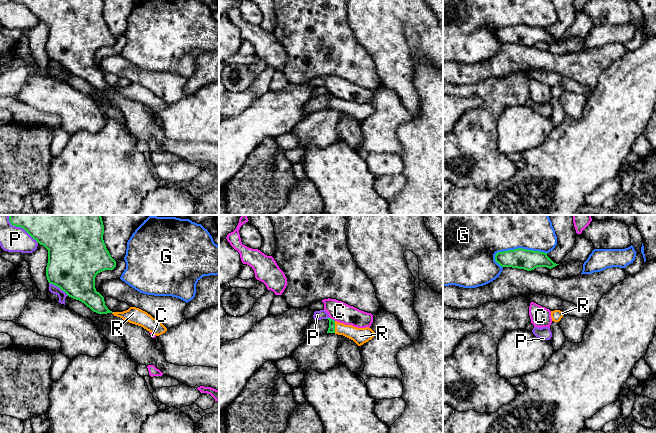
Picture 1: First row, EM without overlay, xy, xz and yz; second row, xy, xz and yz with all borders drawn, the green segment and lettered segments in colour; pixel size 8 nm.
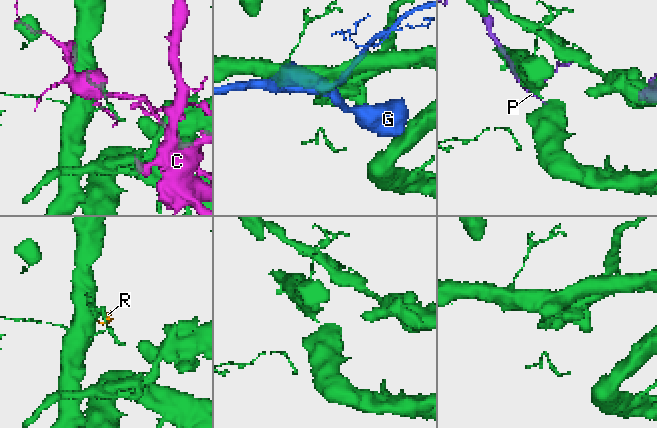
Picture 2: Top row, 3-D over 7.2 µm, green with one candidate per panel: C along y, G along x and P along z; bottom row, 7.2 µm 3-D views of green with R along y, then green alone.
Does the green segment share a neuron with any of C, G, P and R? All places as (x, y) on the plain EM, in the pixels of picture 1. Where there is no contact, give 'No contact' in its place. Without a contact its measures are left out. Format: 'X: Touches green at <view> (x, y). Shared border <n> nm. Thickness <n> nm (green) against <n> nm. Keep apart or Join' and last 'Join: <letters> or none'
C: Touches green at xz (332, 95). Shared border 60 nm. Thickness 60 nm (green) against 160 nm. Keep apart
G: Touches green at yz (518, 24). Shared border 420 nm. Thickness 160 nm (green) against 260 nm. Keep apart
P: Touches green at xy (24, 5). Shared border 280 nm. Thickness 220 nm (green) against 200 nm. Keep apart
R: Touches green at xz (334, 103). Shared border 100 nm. Thickness 60 nm (green) against 130 nm. Join
Join: R

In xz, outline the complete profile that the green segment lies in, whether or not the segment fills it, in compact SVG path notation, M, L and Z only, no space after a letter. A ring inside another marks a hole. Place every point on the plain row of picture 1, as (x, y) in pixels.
M331 94L327 95L329 96L329 104L327 109L343 111L353 116L358 122L363 121L375 112L375 108L369 103L357 104L352 101L339 99Z

